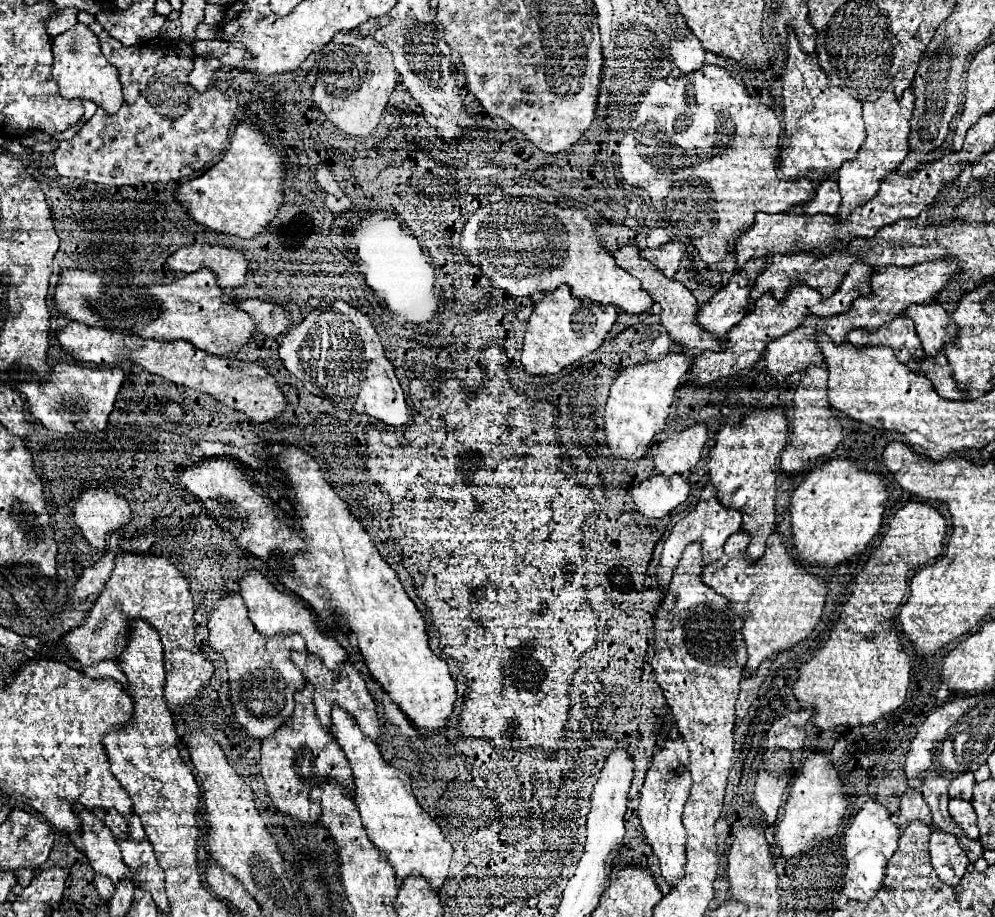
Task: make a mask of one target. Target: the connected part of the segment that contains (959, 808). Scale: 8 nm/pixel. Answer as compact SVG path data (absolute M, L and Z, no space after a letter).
M951 798L951 800L949 800L949 814L951 814L951 818L963 828L963 832L965 832L971 840L977 840L977 838L979 838L977 816L975 816L975 810L973 810L971 802L959 800L959 798Z

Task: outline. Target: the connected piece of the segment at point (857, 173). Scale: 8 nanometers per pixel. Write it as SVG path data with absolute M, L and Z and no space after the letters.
M891 86L875 102L863 104L863 120L865 120L867 138L865 138L863 146L859 148L859 154L853 160L843 162L843 166L839 168L839 174L837 174L839 190L843 196L843 202L841 202L843 208L839 210L841 220L845 220L853 208L869 202L877 194L881 178L887 172L895 170L909 154L909 150L911 150L909 148L909 134L911 134L909 122L913 116L913 104L915 104L915 94L911 88L907 88L903 92L903 96L897 98Z

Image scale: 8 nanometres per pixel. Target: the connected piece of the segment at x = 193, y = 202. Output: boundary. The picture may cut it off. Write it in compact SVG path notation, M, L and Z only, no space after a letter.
M239 124L231 138L229 150L205 174L189 180L177 190L179 202L189 210L191 218L211 230L253 238L277 214L283 202L283 170L285 154L281 140L265 140L265 136L251 124Z

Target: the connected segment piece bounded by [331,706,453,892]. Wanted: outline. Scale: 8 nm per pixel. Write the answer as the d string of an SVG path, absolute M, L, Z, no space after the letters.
M339 706L331 712L331 720L335 724L333 736L343 748L353 770L353 780L357 786L355 804L361 812L367 836L375 848L387 856L399 884L415 872L429 882L431 890L439 892L449 876L449 864L453 856L451 842L447 842L443 830L435 820L425 820L425 810L419 806L411 790L409 776L403 770L389 770L389 764L381 758L377 744L361 734L355 720Z

